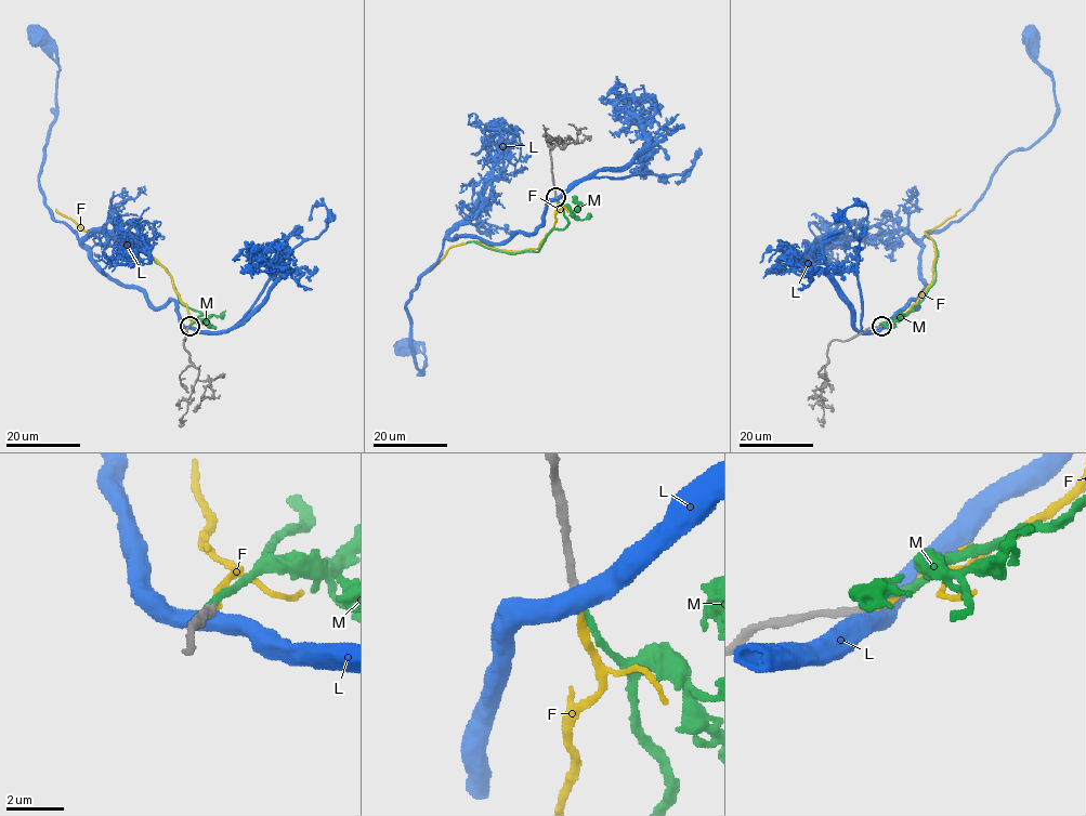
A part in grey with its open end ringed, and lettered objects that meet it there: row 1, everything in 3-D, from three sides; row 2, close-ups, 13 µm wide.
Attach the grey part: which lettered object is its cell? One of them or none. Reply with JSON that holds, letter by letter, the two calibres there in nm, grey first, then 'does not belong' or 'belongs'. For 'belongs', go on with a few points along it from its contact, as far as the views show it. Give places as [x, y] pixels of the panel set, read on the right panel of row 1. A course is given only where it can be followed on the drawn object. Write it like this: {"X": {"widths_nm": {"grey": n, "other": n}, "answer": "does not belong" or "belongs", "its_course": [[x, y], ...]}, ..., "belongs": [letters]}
{"F": {"widths_nm": {"grey": 260, "other": 240}, "answer": "does not belong"}, "L": {"widths_nm": {"grey": 280, "other": 500}, "answer": "does not belong"}, "M": {"widths_nm": {"grey": 280, "other": 240}, "answer": "belongs", "its_course": [[880, 326], [908, 314], [933, 283], [938, 254], [936, 245], [926, 233]]}, "belongs": ["M"]}

